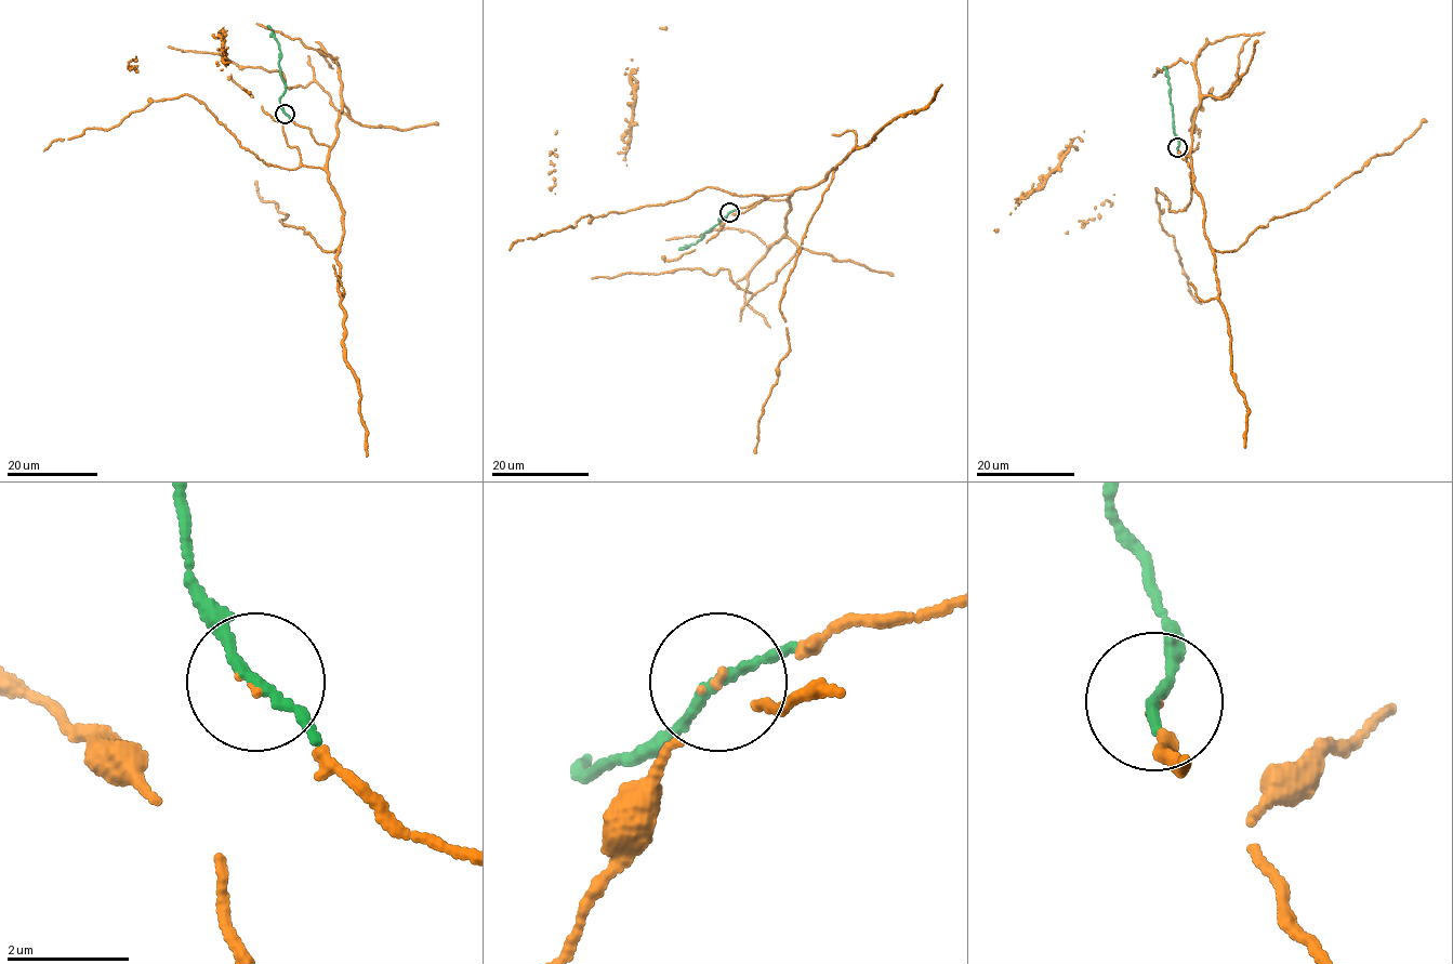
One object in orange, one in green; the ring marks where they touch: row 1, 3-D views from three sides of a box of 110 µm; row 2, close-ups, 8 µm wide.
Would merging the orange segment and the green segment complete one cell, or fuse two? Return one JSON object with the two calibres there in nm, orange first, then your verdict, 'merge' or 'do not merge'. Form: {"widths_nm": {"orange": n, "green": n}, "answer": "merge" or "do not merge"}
{"widths_nm": {"orange": 50, "green": 150}, "answer": "merge"}

